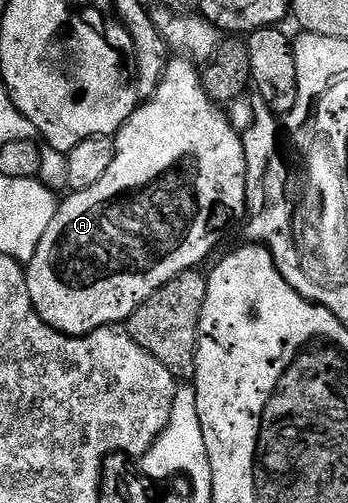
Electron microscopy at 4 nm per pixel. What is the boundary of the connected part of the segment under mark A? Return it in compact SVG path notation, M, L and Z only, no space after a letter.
M178 55L172 56L167 62L165 79L161 79L161 87L148 101L142 102L131 114L130 119L114 134L115 158L109 171L93 187L76 189L70 195L58 202L58 209L53 215L53 221L49 223L45 235L37 245L36 253L30 262L25 265L27 271L27 286L29 287L29 299L33 299L33 307L37 315L49 327L53 327L62 333L68 333L71 337L85 337L94 329L106 329L125 323L169 279L181 275L185 271L202 266L202 261L214 251L223 237L223 232L234 223L235 217L246 214L247 210L247 185L246 185L246 157L243 138L240 130L231 126L231 121L222 113L220 106L205 91L203 79L196 62L188 61L187 58Z

